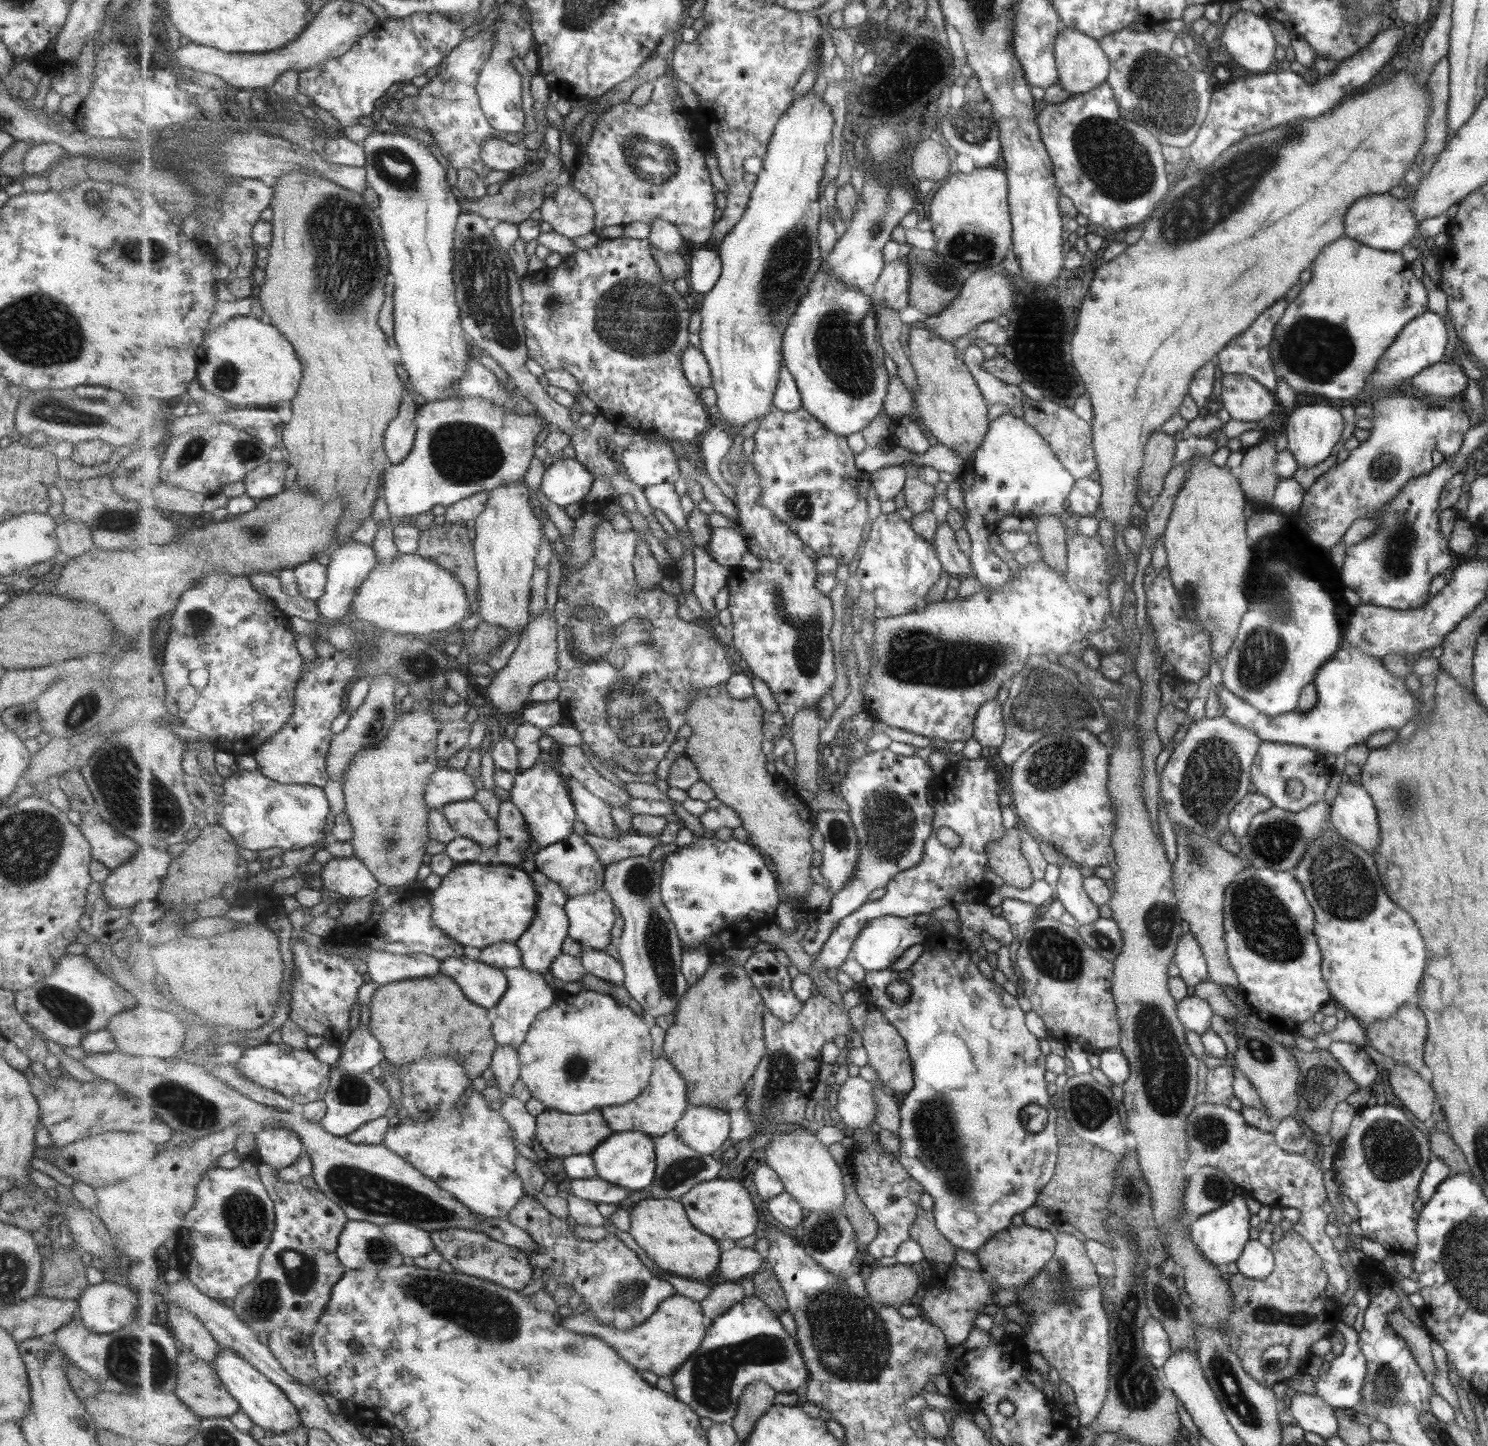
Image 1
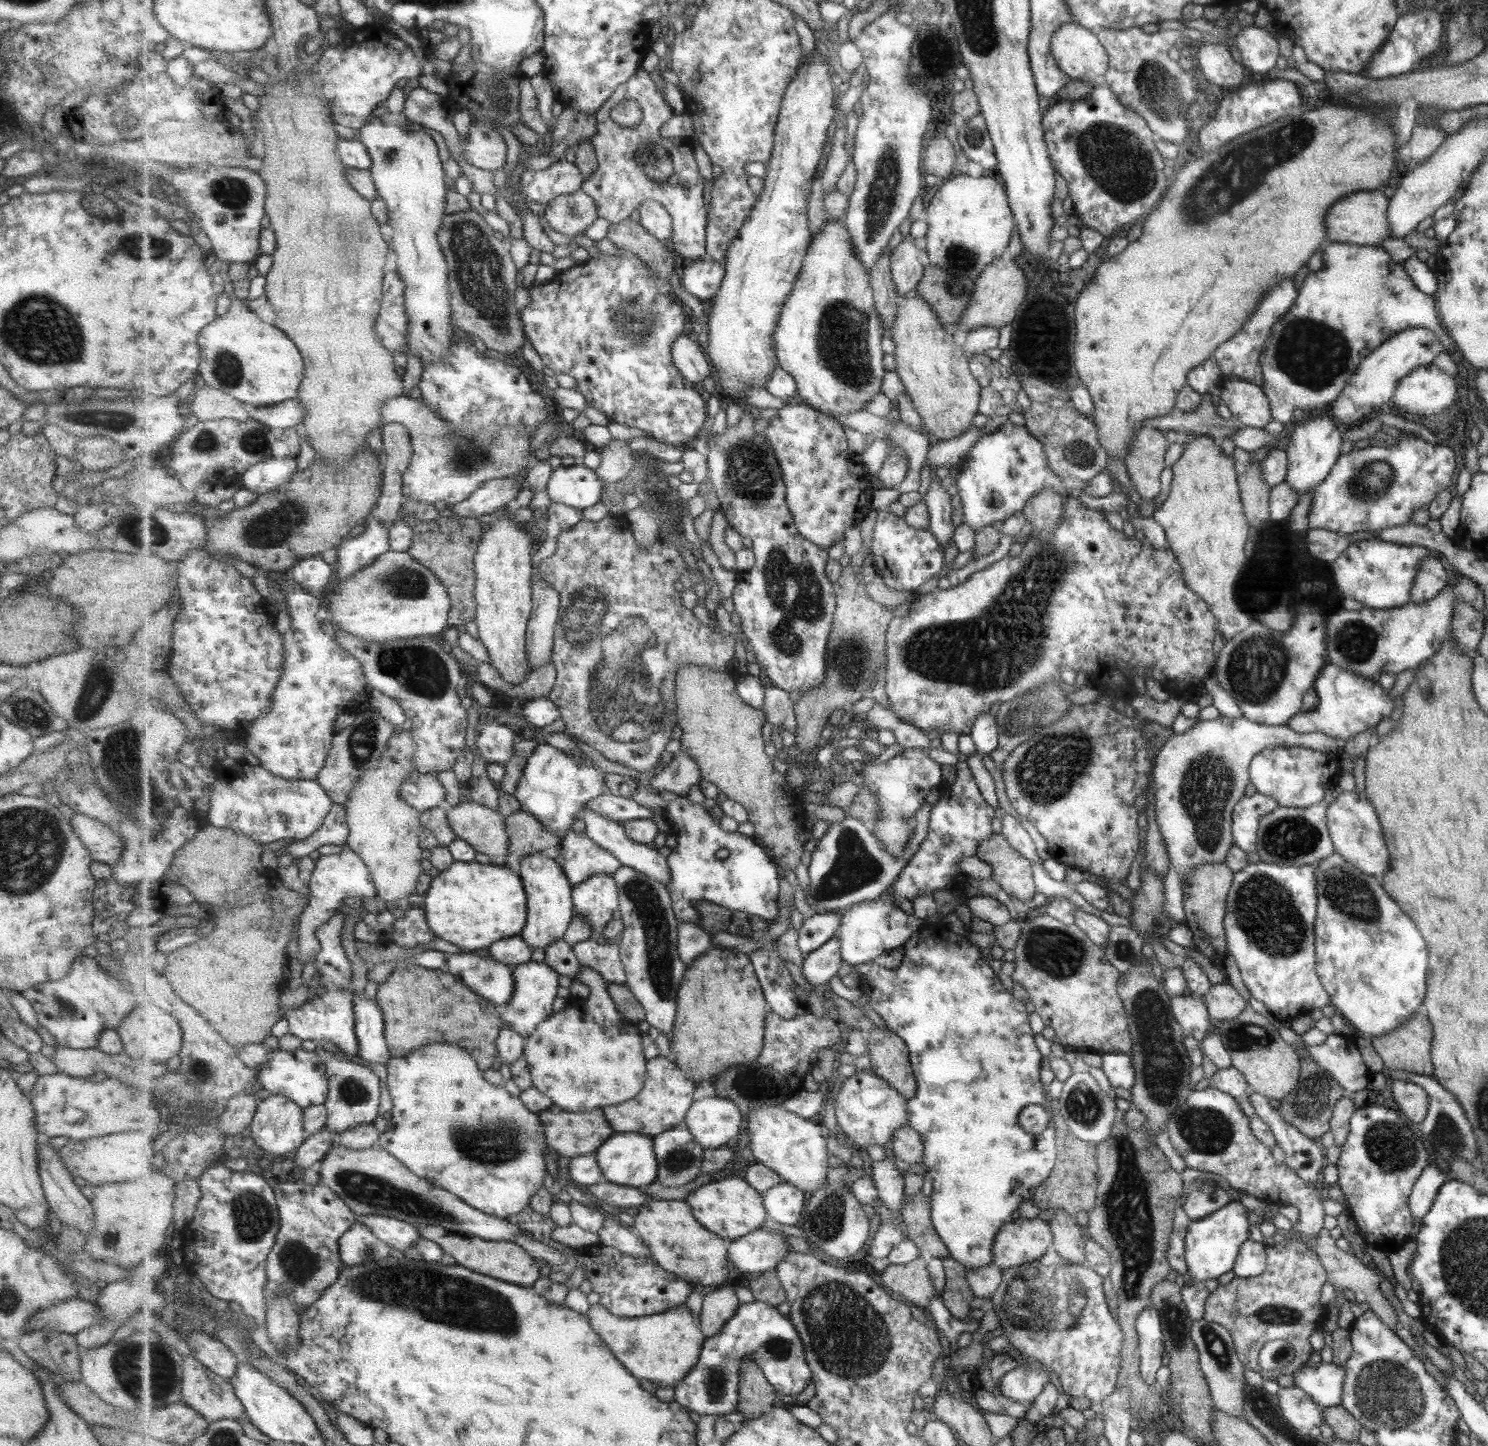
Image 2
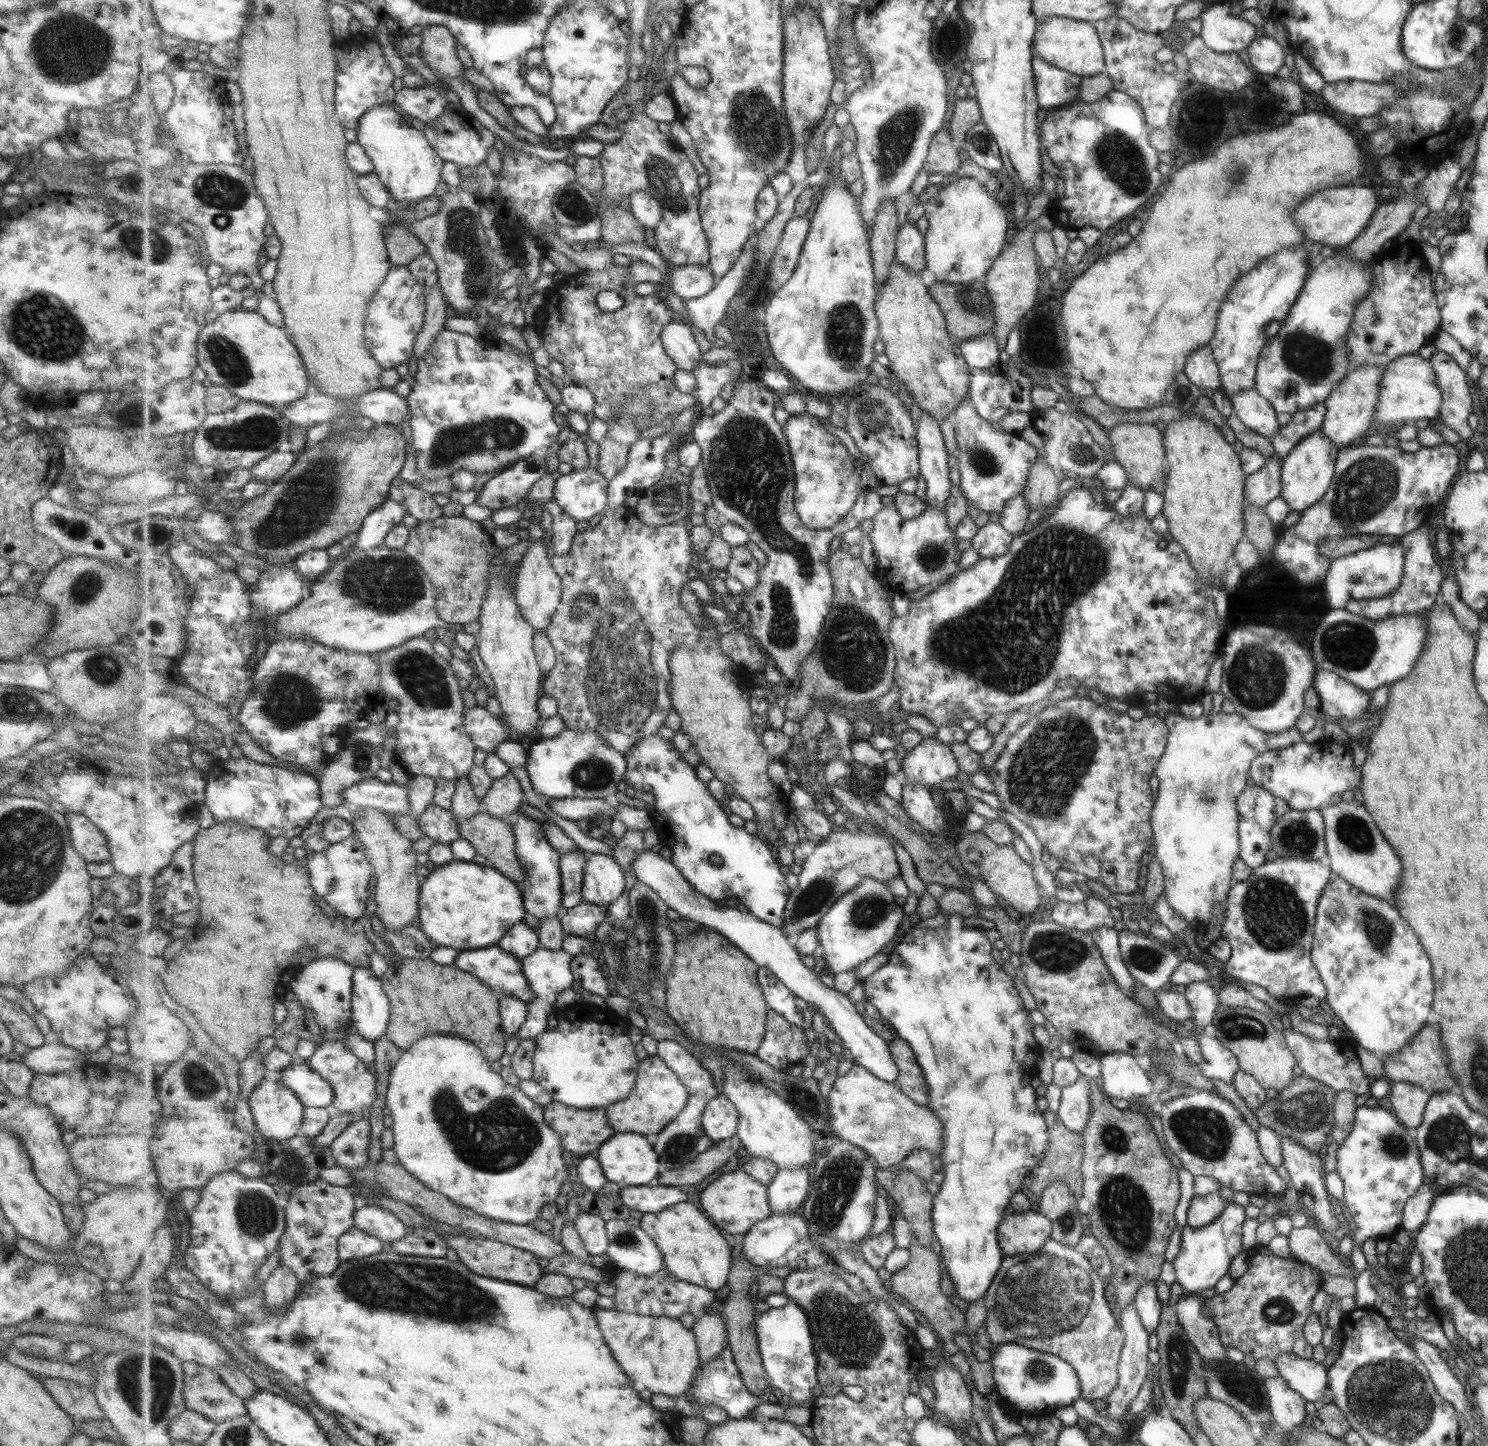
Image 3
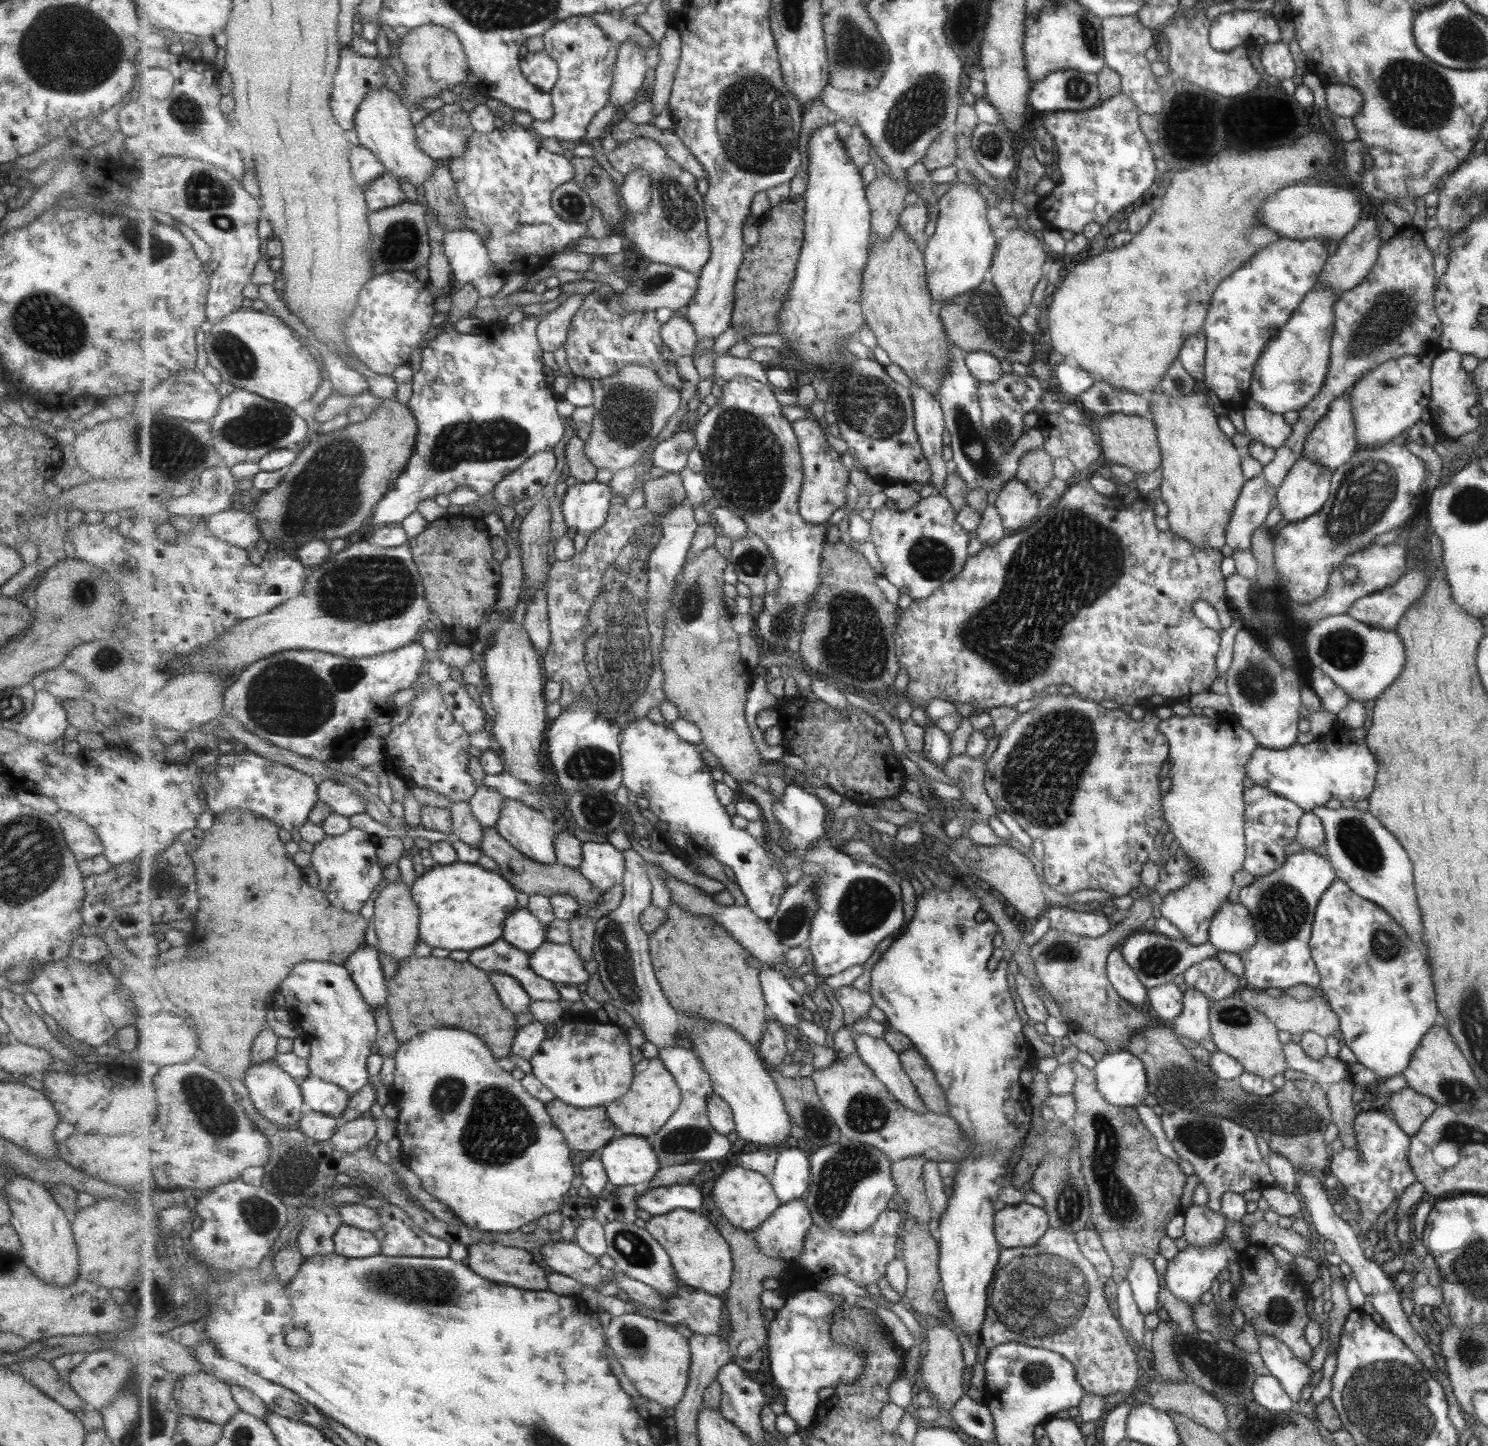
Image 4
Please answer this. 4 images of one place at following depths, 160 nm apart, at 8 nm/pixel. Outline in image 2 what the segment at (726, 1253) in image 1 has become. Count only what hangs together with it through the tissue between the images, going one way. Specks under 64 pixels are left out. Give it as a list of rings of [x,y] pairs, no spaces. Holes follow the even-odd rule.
[[[760,1228],[743,1238],[732,1241],[728,1253],[734,1272],[748,1272],[753,1277],[776,1268],[792,1248],[785,1243],[785,1235],[769,1233]]]

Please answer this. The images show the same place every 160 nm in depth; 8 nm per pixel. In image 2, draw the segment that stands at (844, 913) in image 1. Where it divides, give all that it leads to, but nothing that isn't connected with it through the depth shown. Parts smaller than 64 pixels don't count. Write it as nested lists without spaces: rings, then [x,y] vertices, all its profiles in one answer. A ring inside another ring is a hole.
[[[907,749],[887,761],[871,759],[863,764],[864,784],[874,794],[880,808],[880,819],[871,828],[885,851],[901,858],[909,844],[907,820],[917,814],[927,794],[941,782],[941,764],[933,761],[926,749]],[[825,912],[805,918],[798,934],[798,946],[808,954],[820,949],[826,942],[836,936],[842,925],[842,912]]]

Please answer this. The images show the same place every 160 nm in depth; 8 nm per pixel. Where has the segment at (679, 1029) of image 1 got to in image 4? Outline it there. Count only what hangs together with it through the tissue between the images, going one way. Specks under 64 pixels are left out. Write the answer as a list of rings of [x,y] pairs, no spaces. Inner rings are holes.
[[[671,900],[666,923],[650,935],[650,953],[654,970],[665,996],[681,1013],[709,1022],[722,1022],[742,1034],[751,1044],[760,1044],[766,1031],[767,1006],[760,980],[763,963],[745,950],[729,931],[711,917],[695,915]]]

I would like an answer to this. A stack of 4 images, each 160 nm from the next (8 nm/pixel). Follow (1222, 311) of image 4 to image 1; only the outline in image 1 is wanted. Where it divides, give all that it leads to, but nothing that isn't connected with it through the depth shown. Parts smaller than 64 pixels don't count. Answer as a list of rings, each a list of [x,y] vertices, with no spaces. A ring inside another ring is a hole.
[[[1284,299],[1275,302],[1268,309],[1265,309],[1243,333],[1237,334],[1228,342],[1215,357],[1214,361],[1217,363],[1221,373],[1225,374],[1245,374],[1249,378],[1261,383],[1269,392],[1274,392],[1276,388],[1276,376],[1273,374],[1271,355],[1269,354],[1269,346],[1272,342],[1272,333],[1275,326],[1281,317],[1284,316],[1284,310],[1287,304]]]

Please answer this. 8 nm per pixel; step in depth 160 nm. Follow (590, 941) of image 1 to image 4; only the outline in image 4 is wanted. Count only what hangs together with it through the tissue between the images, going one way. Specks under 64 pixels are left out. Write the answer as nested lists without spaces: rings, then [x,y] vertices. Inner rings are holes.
[[[587,842],[583,844],[583,864],[581,874],[601,893],[624,882],[626,865],[625,855],[613,844]]]

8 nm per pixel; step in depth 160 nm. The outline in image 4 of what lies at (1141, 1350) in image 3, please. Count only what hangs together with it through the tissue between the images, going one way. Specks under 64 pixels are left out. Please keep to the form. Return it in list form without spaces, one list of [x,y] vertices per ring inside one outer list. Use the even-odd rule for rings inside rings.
[[[1125,1278],[1117,1282],[1115,1296],[1121,1327],[1125,1328],[1125,1333],[1133,1339],[1134,1345],[1140,1348],[1143,1343],[1143,1315],[1135,1305],[1129,1283]]]

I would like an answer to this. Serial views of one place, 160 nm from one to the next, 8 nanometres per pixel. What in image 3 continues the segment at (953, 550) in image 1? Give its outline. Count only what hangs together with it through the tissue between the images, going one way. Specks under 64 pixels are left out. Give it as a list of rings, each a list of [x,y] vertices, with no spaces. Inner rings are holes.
[[[922,411],[917,420],[917,440],[920,446],[920,474],[926,478],[926,504],[945,510],[949,497],[950,482],[947,468],[947,454],[940,422],[929,413]]]

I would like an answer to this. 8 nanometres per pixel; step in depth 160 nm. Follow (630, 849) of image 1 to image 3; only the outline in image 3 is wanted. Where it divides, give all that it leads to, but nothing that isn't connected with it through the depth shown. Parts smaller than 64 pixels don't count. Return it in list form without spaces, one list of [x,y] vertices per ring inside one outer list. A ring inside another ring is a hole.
[[[579,850],[571,852],[567,856],[562,856],[560,861],[561,876],[564,880],[563,887],[563,908],[564,912],[571,908],[576,908],[583,901],[583,888],[585,878],[585,867],[589,863],[589,852]]]

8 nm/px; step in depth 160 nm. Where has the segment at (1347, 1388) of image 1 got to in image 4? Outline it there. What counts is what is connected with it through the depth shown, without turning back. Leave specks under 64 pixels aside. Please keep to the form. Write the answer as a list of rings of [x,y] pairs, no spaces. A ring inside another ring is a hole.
[[[1257,1337],[1257,1342],[1259,1356],[1269,1375],[1279,1382],[1292,1402],[1300,1402],[1301,1390],[1311,1382],[1312,1371],[1300,1359],[1295,1358],[1284,1343],[1275,1338]]]

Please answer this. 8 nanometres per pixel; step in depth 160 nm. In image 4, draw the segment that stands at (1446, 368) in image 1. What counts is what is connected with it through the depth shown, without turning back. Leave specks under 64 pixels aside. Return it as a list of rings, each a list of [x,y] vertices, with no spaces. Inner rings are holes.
[[[1435,352],[1390,359],[1357,381],[1348,390],[1356,429],[1357,448],[1373,449],[1387,443],[1401,430],[1413,426],[1429,400],[1429,366]]]

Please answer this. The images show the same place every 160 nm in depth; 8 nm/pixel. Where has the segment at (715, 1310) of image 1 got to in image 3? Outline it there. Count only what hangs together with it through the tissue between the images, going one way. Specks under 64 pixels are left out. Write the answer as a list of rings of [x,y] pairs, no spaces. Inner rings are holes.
[[[711,1311],[707,1316],[696,1319],[693,1332],[697,1336],[699,1344],[701,1366],[713,1358],[721,1356],[728,1346],[727,1324],[723,1320],[723,1312]]]

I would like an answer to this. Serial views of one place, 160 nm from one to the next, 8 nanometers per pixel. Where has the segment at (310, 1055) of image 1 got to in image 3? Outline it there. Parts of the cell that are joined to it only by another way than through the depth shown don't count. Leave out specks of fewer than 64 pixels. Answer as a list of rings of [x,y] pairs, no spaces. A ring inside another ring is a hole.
[[[295,1059],[291,1066],[284,1068],[276,1076],[285,1086],[293,1090],[306,1108],[327,1108],[333,1104],[336,1097],[332,1083],[323,1078],[316,1070],[313,1070],[310,1059]]]

